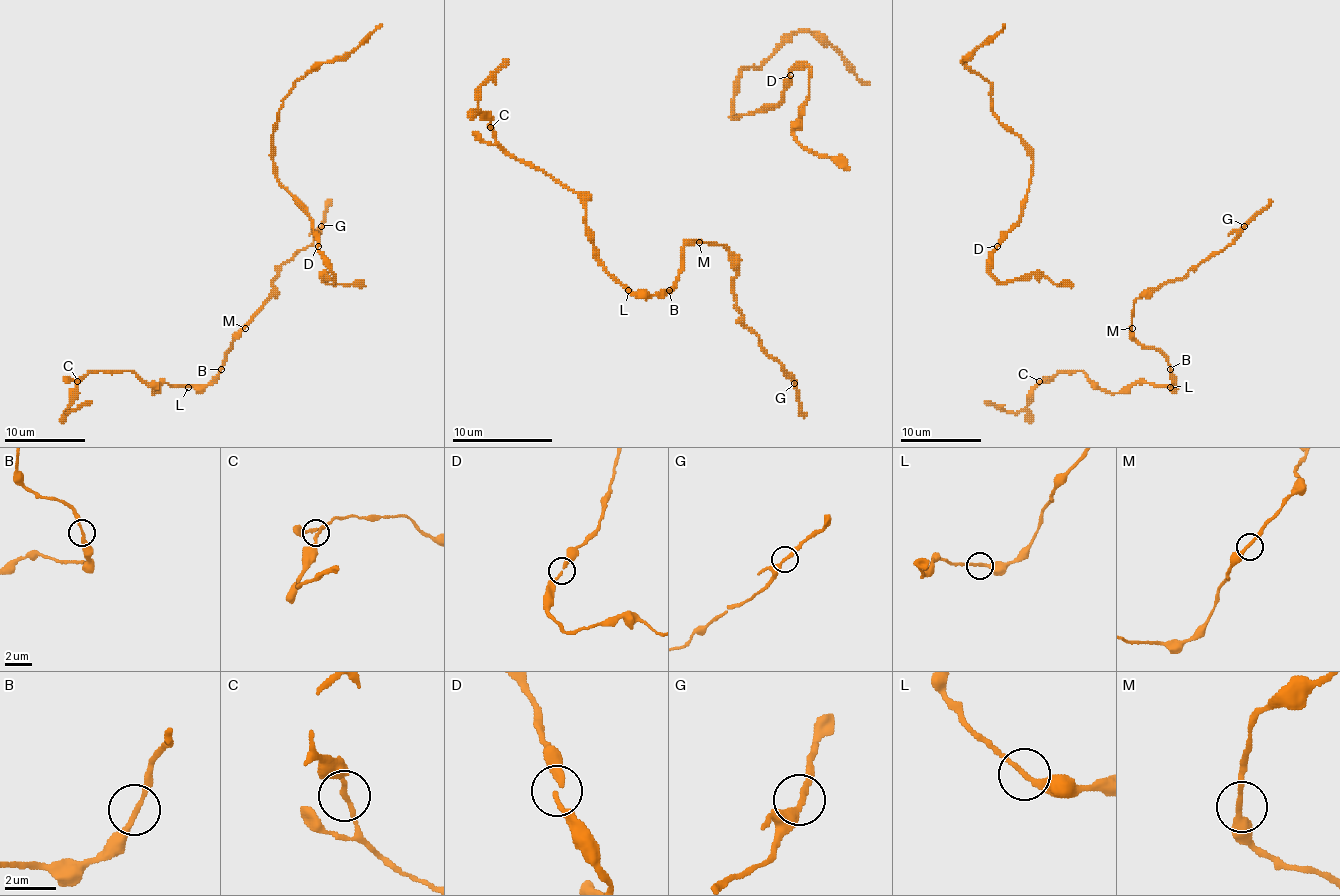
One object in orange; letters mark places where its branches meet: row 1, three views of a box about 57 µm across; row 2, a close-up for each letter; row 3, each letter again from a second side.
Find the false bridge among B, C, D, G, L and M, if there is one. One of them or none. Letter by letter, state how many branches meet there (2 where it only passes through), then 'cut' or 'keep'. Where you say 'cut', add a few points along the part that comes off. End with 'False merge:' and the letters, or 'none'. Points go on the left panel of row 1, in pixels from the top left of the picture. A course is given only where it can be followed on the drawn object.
B: 2 | keep
C: 2 | keep
D: 2 | keep
G: 2 | keep
L: 2 | keep
M: 2 | keep
False merge: none

